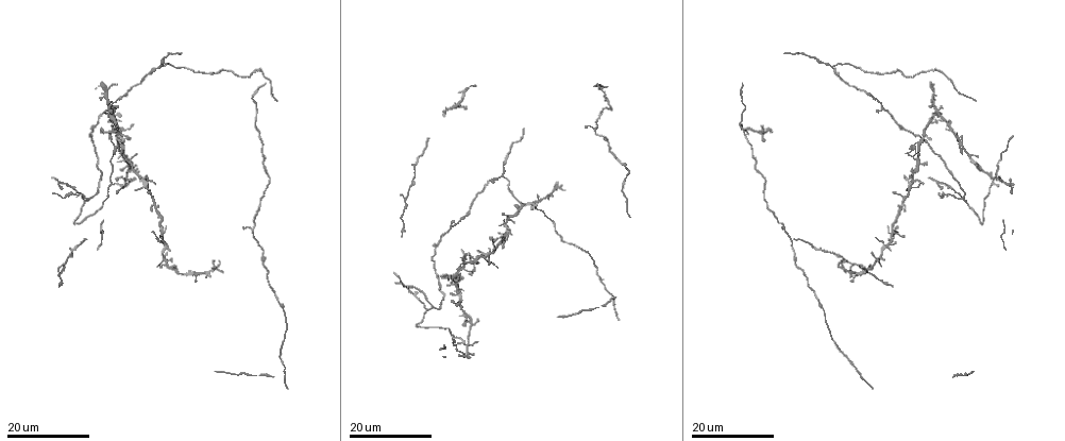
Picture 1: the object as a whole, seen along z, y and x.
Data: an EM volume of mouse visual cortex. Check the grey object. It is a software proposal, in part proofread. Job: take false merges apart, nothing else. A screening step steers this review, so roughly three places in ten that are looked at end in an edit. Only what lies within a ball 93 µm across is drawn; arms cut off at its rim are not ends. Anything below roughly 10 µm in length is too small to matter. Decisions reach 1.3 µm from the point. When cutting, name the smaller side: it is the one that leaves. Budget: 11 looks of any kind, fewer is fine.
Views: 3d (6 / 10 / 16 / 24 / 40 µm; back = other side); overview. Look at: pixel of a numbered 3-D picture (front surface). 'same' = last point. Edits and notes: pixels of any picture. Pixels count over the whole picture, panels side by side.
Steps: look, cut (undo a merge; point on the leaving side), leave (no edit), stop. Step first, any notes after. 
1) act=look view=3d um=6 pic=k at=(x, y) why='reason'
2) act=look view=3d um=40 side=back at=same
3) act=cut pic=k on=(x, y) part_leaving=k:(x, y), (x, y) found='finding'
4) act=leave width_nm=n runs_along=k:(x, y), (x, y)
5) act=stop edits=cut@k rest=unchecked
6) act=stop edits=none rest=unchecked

act=look view=3d um=24 pic=1 at=(559, 189) why='thick turns thin'

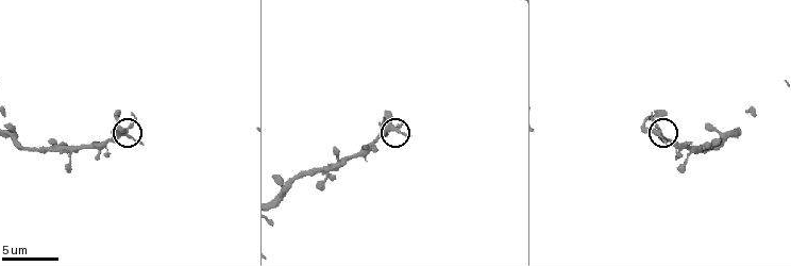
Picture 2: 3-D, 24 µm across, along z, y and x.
act=look view=3d um=6 pic=2 at=(393, 128)

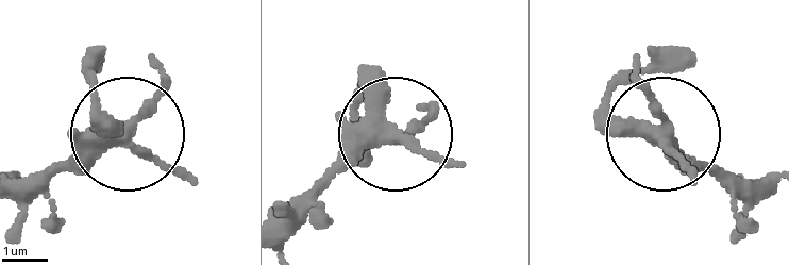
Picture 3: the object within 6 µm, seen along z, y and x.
act=leave width_nm=320 found='continuous, no second neuron'

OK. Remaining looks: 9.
act=look view=3d um=24 pic=1 at=(411, 182)

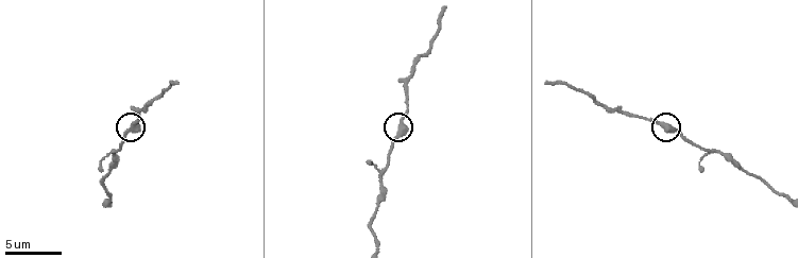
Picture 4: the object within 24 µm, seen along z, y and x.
act=look view=3d um=6 pic=4 at=(131, 127)

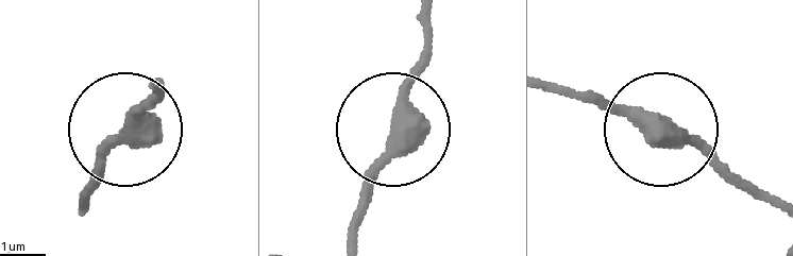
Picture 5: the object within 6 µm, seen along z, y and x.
act=leave found='one neuron here'

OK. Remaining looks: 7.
act=look view=3d um=24 pic=1 at=(882, 248) why='calibre changes'

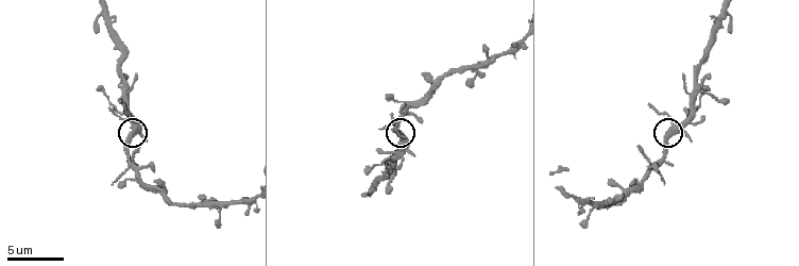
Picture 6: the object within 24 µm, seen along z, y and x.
act=look view=3d um=10 pic=6 at=(665, 140)

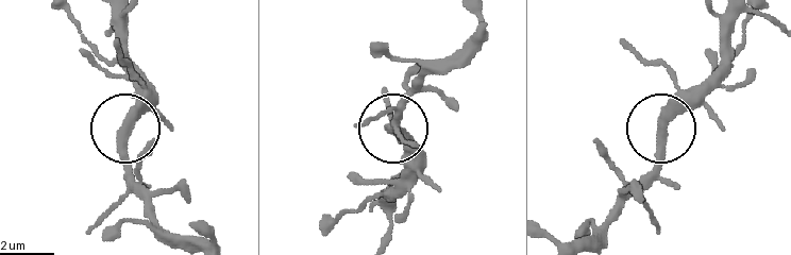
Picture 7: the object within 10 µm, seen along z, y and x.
act=look view=3d um=10 side=back pic=7 at=(665, 121)

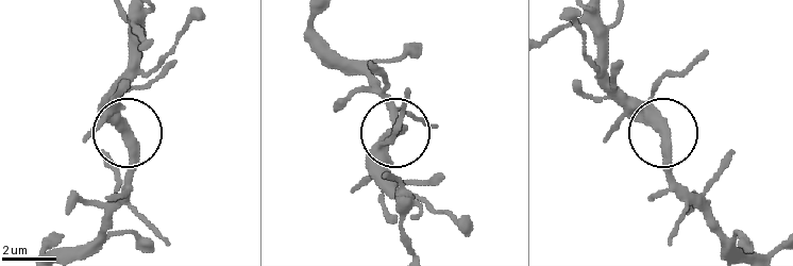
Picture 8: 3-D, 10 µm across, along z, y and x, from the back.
act=leave found='continuous, no second neuron'

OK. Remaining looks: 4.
act=look view=3d um=6 pic=6 at=(410, 105) why='side arm on a straight run'

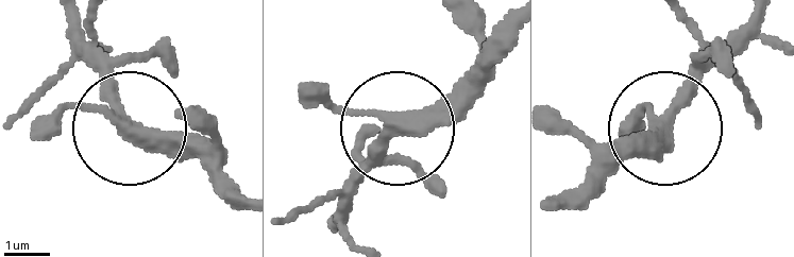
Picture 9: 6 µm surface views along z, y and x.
act=look view=3d um=6 side=back pic=9 at=(656, 124) why='from behind'

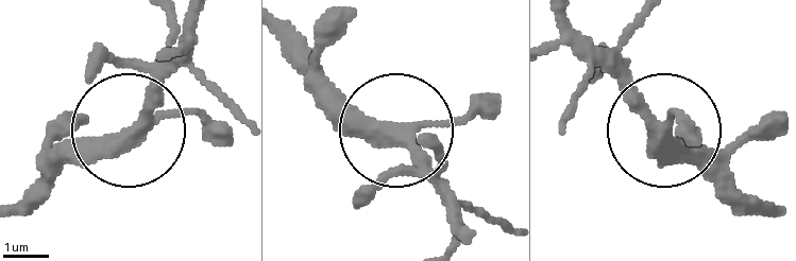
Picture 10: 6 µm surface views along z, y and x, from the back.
act=leave arms=3 runs_along=10:(461, 239), (458, 212), (401, 136), (492, 109) found='one neuron here'

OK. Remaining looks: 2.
act=look view=3d um=16 pic=1 at=(944, 117) why='four-way junction'

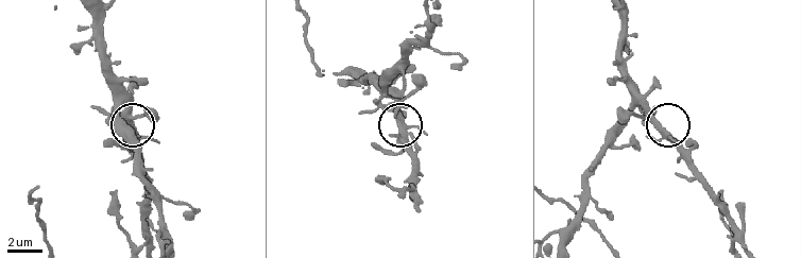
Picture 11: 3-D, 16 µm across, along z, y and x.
act=look view=3d um=10 pic=11 at=(664, 129)

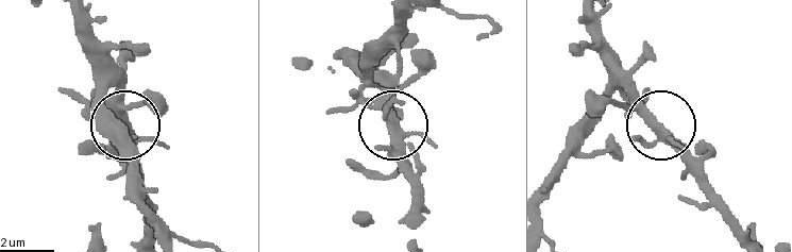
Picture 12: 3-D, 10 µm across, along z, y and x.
act=leave width_nm=310 found='all the same neuron'

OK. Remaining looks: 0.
act=stop edits=none rest=unchecked

